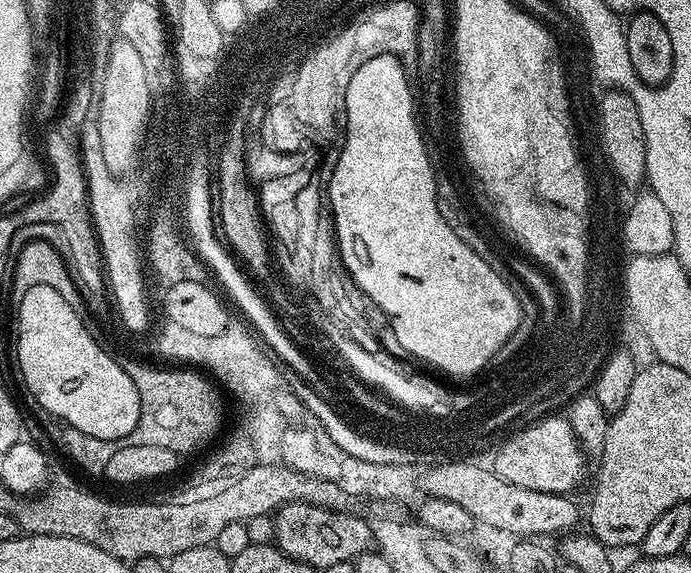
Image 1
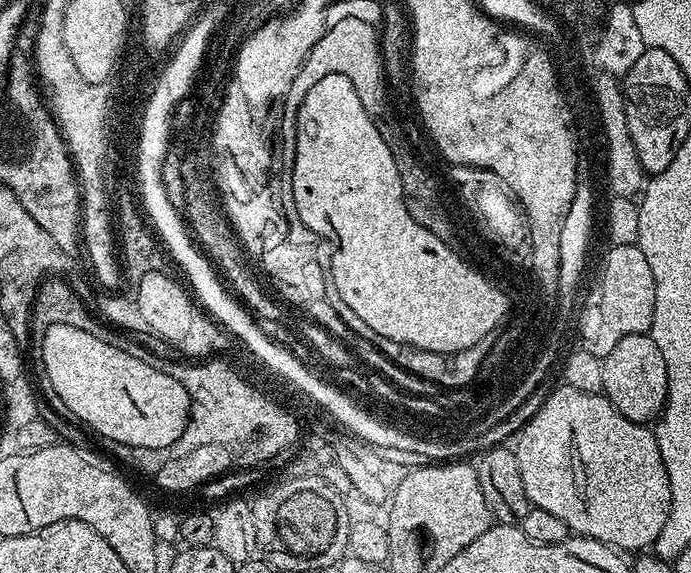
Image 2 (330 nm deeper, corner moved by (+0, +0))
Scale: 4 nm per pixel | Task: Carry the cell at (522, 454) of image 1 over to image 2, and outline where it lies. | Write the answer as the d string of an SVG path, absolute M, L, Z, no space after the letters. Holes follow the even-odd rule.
M565 383L553 387L549 397L542 402L541 409L526 422L524 428L515 437L514 451L518 458L518 470L522 473L522 486L526 486L526 498L529 505L547 510L549 514L562 518L562 522L566 522L569 533L589 536L591 540L607 544L609 548L636 554L641 550L651 549L655 545L658 534L662 534L662 526L666 526L666 518L670 518L670 502L672 501L670 478L666 474L666 462L662 462L662 450L658 450L655 431L648 424L630 422L630 418L618 414L618 410L609 402L607 396L599 392L574 390L574 386Z

